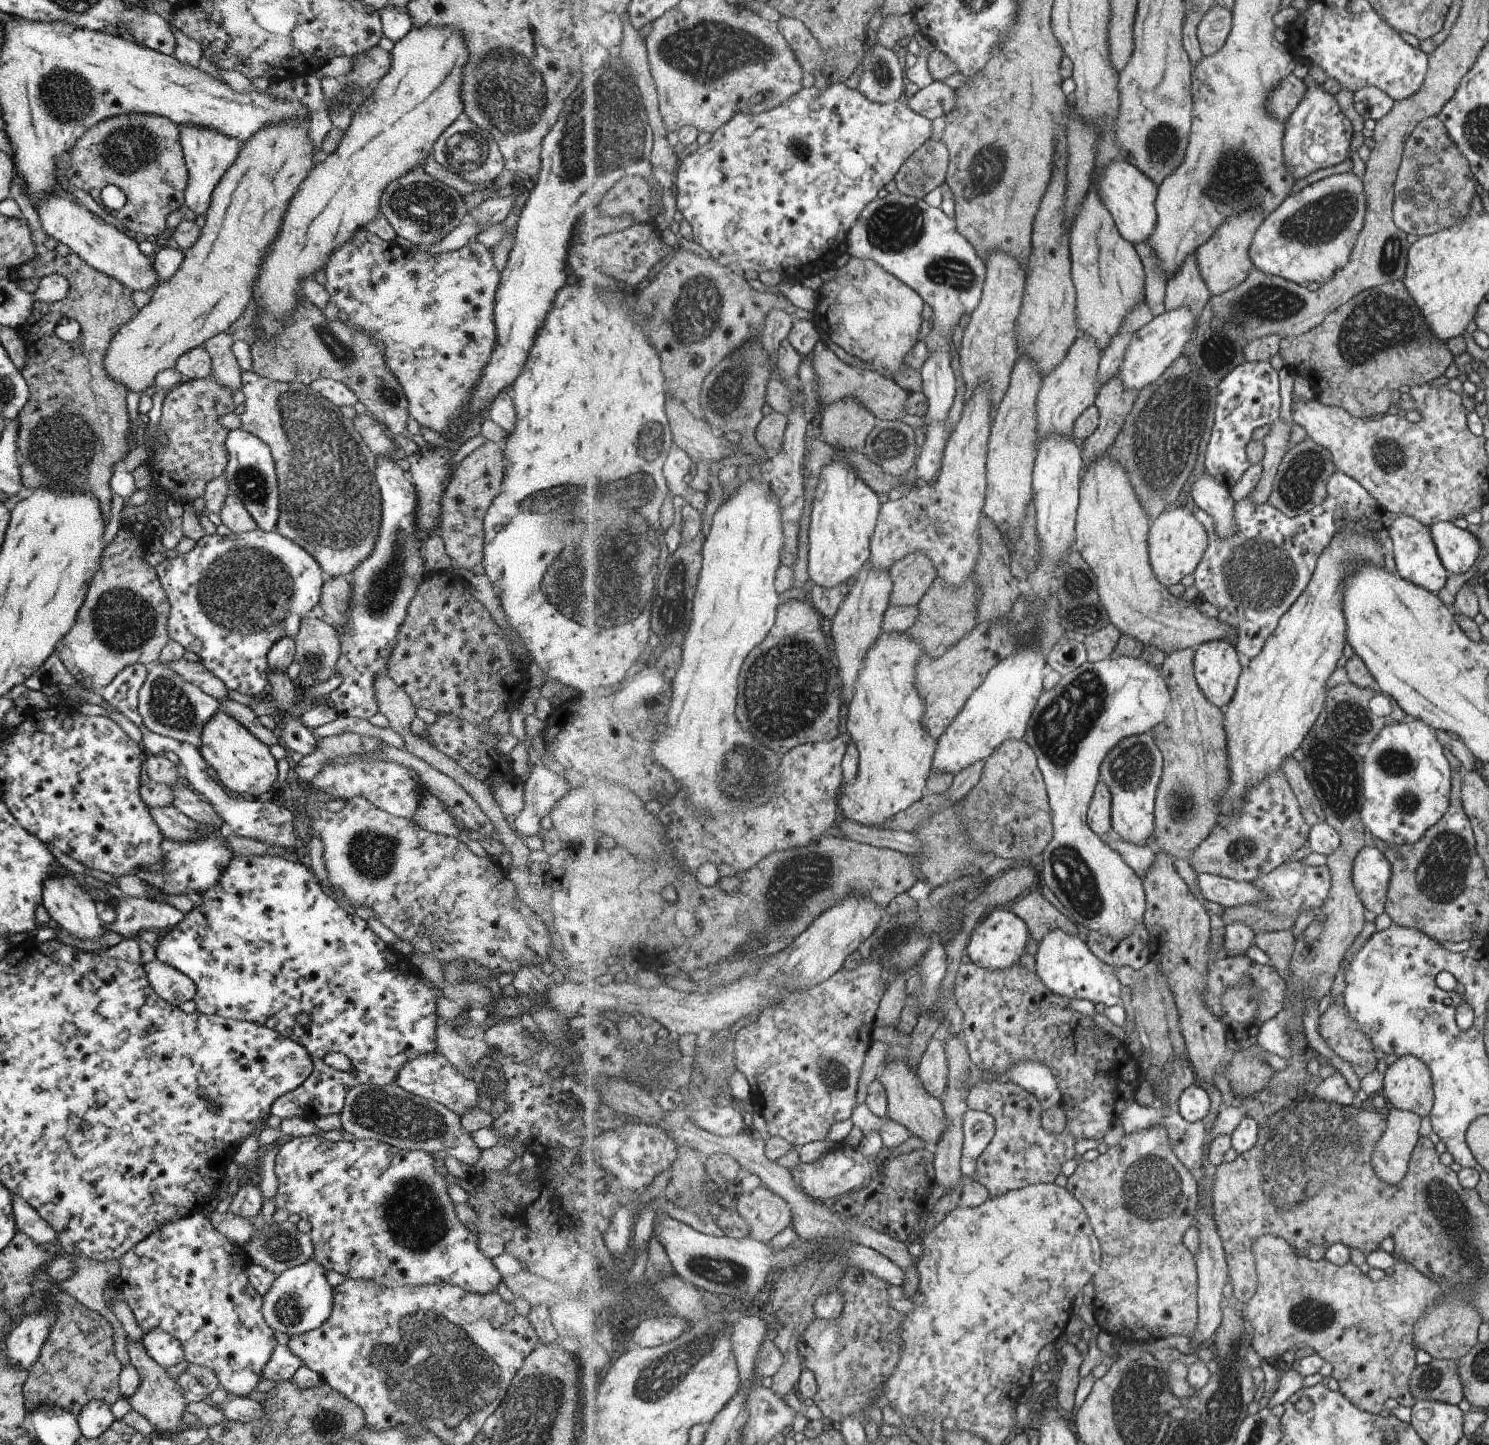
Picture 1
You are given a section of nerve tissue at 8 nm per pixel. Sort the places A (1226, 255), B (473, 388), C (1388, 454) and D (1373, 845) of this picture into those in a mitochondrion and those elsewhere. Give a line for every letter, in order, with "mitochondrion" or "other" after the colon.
A: other
B: other
C: mitochondrion
D: other

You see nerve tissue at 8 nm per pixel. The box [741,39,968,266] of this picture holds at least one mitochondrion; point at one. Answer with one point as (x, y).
(894, 226)

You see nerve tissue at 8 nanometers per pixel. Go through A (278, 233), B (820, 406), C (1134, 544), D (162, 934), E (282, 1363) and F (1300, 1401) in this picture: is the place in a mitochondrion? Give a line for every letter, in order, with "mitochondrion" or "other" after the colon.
A: other
B: other
C: other
D: other
E: other
F: other

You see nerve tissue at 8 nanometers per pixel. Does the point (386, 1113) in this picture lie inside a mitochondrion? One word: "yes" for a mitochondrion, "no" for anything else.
yes

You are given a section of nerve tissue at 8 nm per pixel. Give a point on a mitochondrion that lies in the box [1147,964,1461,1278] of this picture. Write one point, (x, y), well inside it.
(1313, 1145)

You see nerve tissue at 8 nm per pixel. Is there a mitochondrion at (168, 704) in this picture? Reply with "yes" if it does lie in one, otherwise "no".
yes

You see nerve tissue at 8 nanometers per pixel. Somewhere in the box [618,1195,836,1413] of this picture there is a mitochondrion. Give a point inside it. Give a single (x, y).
(654, 1383)

